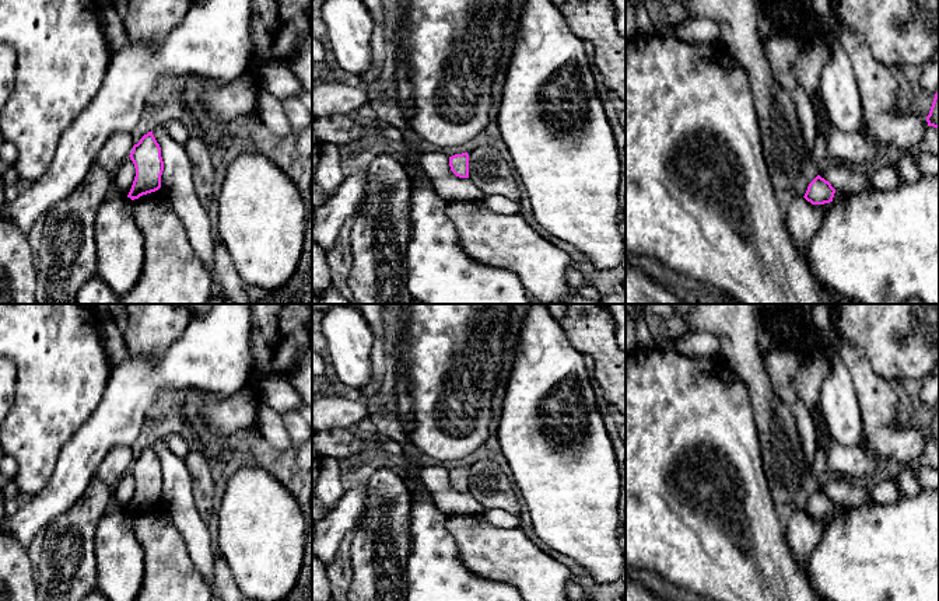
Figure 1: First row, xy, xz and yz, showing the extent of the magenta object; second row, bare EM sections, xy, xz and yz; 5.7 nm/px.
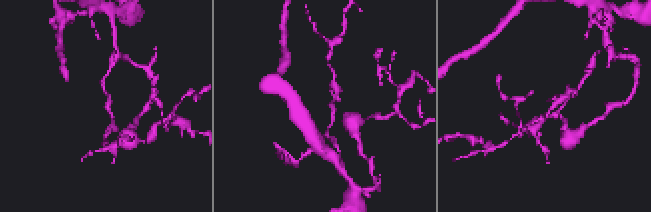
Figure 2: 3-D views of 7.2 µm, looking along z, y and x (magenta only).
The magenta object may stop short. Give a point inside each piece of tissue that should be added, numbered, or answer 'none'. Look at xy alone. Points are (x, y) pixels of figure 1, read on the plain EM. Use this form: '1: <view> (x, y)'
none

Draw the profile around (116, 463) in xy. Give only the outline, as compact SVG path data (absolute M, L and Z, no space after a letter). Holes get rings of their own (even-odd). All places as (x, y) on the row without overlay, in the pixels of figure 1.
M119 445L112 448L98 465L95 478L109 488L113 488L123 475L130 469L134 453L130 445Z

